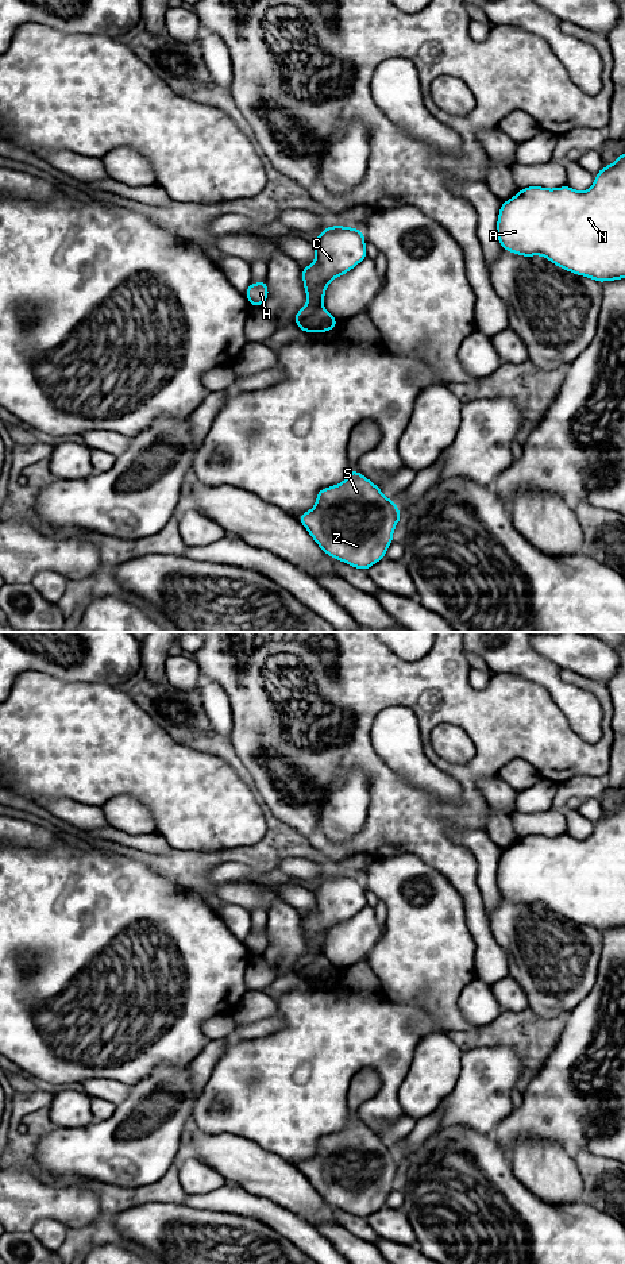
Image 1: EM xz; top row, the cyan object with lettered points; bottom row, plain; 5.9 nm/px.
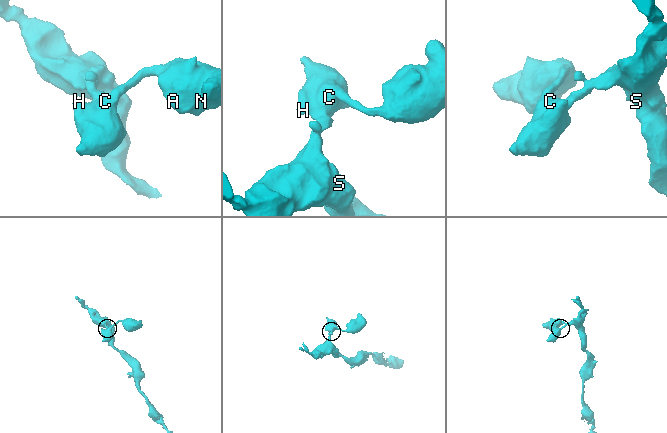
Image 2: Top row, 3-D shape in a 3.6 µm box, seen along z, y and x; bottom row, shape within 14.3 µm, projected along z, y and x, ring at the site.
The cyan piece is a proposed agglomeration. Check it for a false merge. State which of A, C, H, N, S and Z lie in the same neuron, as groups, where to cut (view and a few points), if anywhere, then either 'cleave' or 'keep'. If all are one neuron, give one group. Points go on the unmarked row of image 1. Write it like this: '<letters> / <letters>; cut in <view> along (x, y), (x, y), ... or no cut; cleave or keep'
A C H N / S Z; cut in xz along (321, 955), (297, 972); cleave

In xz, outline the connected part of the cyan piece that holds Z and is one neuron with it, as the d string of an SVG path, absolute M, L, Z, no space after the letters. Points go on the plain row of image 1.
M352 1117L342 1132L320 1137L316 1155L297 1167L327 1203L366 1219L385 1206L402 1163Z

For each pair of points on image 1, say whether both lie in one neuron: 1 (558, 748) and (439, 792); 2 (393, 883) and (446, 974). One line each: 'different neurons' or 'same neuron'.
1: different neurons
2: same neuron

